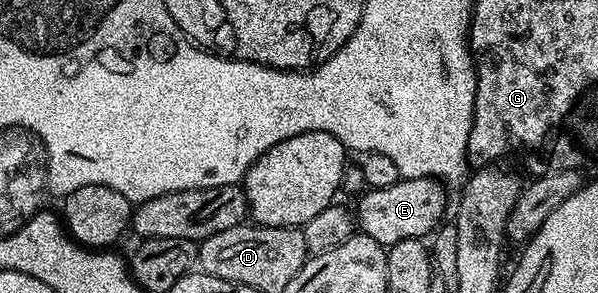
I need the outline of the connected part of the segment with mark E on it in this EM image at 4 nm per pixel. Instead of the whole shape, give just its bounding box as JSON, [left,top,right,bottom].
[357,178,447,248]

